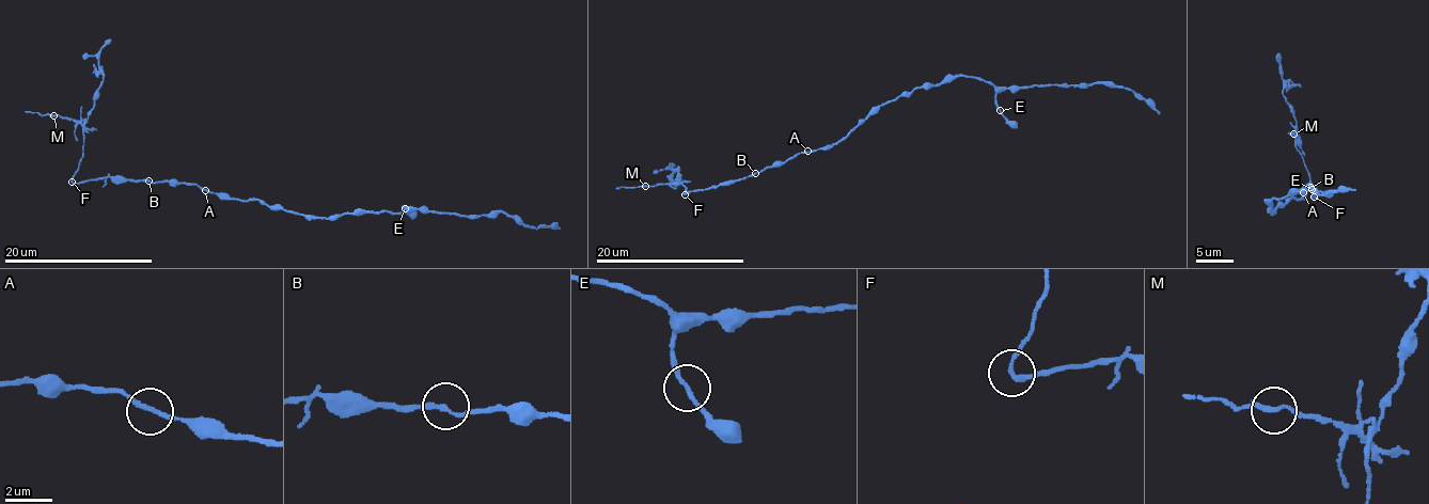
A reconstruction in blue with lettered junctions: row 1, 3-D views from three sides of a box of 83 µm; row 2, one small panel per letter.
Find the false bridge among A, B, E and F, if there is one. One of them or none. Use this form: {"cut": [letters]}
{"cut": ["F"]}

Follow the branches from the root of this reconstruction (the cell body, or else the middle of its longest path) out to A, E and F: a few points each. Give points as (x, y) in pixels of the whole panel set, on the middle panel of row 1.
A: (852, 131), (829, 145), (807, 151)
E: (852, 131), (882, 105), (908, 96), (917, 87), (943, 84), (959, 75), (975, 76), (989, 81), (1000, 110)
F: (852, 131), (829, 145), (802, 151), (753, 175), (684, 194)

